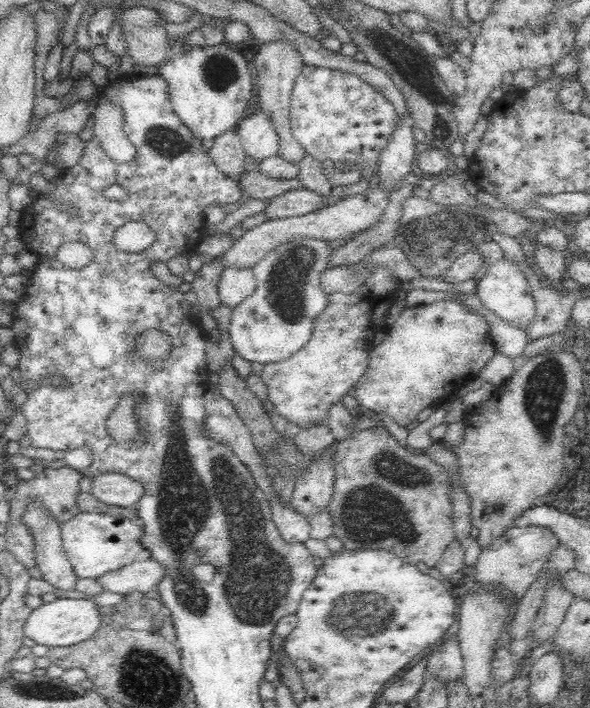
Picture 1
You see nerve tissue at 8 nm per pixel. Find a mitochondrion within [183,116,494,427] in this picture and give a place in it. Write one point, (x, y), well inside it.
(285, 296)

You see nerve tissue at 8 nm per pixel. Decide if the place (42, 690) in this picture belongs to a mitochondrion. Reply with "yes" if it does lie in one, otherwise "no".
yes

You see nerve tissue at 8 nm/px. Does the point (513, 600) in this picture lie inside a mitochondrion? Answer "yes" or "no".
no

